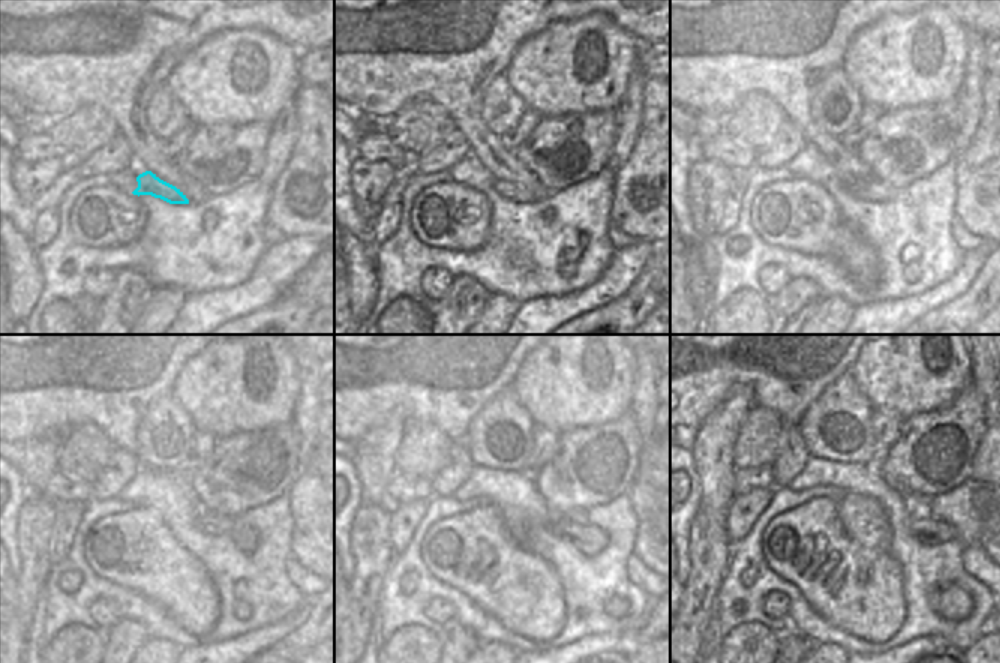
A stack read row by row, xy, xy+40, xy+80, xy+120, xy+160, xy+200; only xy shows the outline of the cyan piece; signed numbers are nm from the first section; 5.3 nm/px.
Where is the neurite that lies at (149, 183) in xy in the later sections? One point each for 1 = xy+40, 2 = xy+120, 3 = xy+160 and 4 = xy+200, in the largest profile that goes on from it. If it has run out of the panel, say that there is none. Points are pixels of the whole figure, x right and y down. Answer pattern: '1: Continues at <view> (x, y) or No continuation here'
1: Continues at xy+40 (514, 192)
2: Continues at xy+120 (215, 524)
3: Continues at xy+160 (574, 525)
4: Continues at xy+200 (925, 530).

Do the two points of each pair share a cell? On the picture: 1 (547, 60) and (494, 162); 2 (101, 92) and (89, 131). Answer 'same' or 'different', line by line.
1: different
2: different

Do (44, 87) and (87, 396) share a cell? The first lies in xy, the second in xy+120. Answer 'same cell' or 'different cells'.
same cell

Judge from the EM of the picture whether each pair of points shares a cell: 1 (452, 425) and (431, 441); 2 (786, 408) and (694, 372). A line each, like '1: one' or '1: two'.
1: two
2: one

